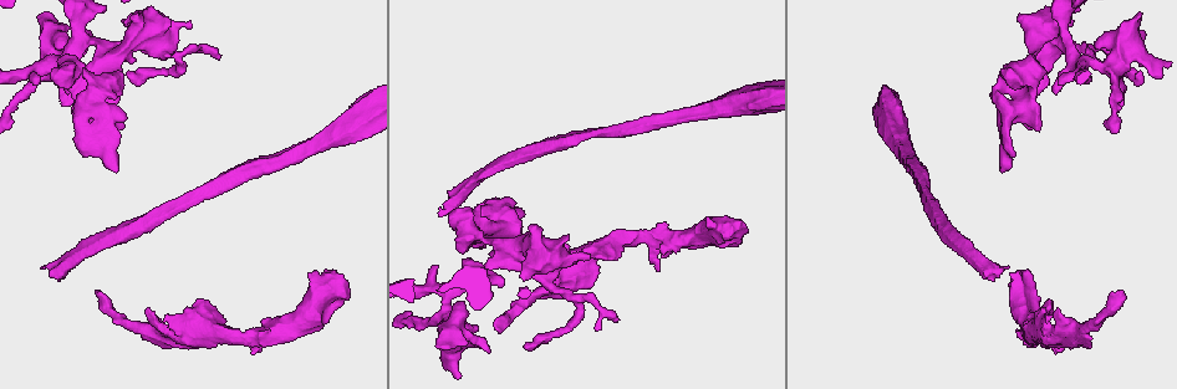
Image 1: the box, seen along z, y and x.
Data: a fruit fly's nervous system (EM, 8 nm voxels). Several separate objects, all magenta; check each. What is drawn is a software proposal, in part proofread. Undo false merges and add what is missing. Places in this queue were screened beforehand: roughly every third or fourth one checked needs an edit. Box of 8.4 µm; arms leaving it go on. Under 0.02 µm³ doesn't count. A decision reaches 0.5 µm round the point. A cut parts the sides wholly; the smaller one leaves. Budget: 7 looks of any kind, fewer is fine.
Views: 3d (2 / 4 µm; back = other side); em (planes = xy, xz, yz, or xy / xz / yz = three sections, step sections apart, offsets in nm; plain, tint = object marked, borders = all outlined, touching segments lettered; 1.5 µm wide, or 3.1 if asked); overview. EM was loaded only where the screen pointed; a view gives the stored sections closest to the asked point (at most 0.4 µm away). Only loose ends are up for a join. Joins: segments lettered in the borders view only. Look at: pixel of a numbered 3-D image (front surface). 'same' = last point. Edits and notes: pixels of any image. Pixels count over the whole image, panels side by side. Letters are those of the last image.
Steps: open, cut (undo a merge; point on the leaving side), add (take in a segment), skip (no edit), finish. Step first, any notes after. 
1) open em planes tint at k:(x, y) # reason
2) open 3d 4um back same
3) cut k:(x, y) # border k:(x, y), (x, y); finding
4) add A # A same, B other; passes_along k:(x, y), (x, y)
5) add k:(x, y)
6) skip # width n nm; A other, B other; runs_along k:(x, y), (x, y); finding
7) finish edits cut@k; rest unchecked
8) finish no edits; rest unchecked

open 3d 4um at 1:(618, 320)

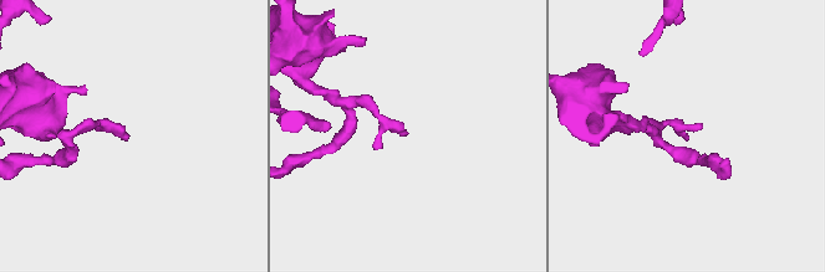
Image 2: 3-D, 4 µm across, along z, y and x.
open em xz step 4 tint at 2:(406, 131)

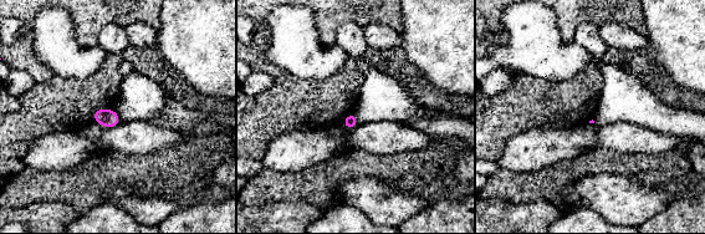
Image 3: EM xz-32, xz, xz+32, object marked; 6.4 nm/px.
open em planes borders same

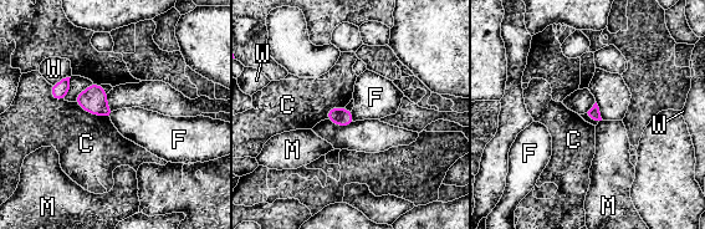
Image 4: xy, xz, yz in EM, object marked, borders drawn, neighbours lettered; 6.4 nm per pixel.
skip # C other, F other, M other, W other; border 4:(587, 112), (598, 121); no lettered segment goes on from it

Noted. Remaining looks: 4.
open em planes borders at 1:(515, 252) # thin neck

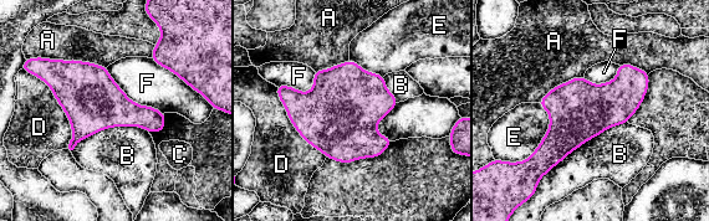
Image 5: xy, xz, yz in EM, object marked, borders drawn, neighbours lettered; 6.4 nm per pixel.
skip # width 300 nm; A other, B other, C other, D other, E other, F other; one neuron here

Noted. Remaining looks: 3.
open 3d 4um at 1:(216, 309) # an open end

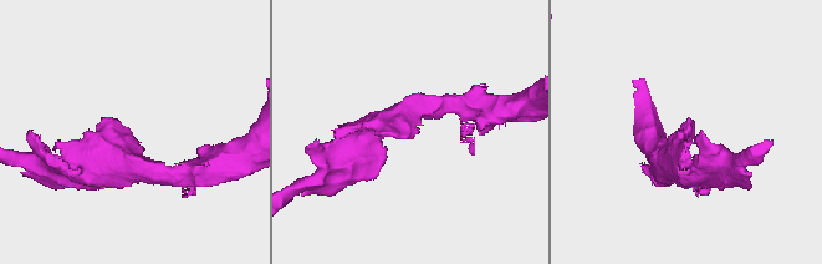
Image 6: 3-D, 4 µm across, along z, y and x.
open em planes borders at 6:(694, 130) # now the EM

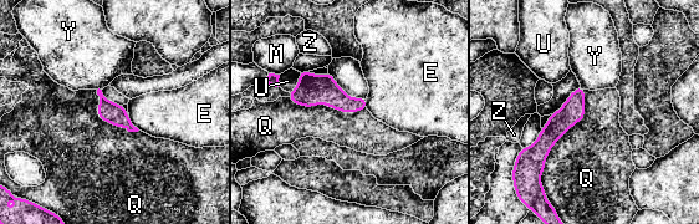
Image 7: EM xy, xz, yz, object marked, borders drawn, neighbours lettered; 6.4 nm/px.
skip # E other, M other, Q other, U other, Y other, Z other; runs_along 7:(581, 90), (542, 144), (540, 164); no lettered segment goes on from it

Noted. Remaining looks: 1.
finish no edits; rest unchecked

